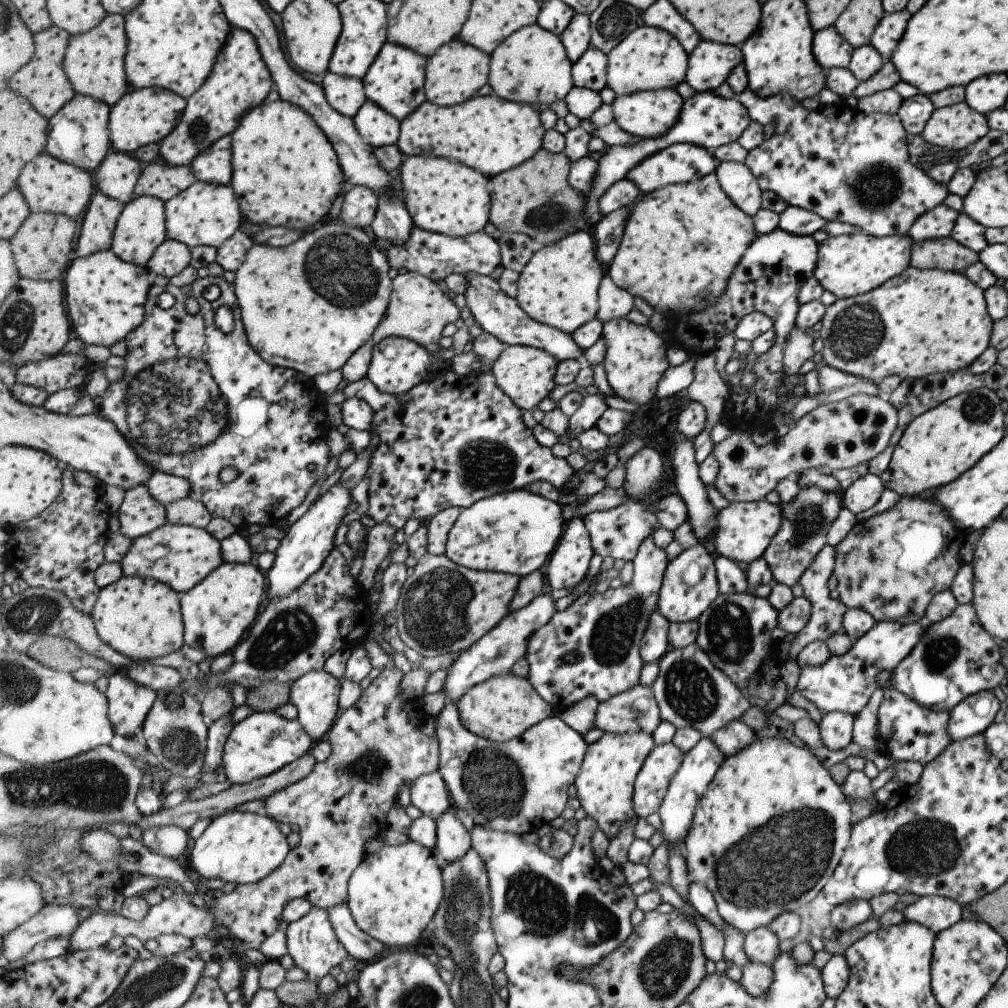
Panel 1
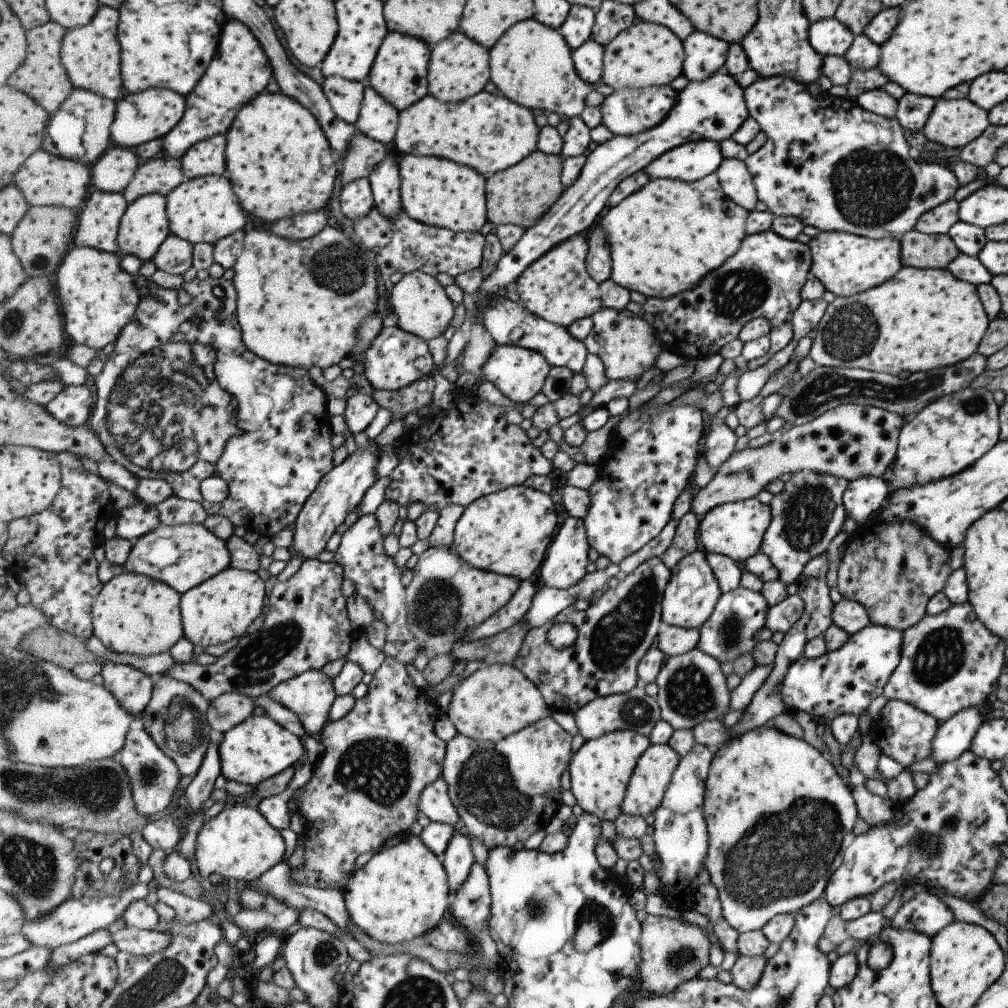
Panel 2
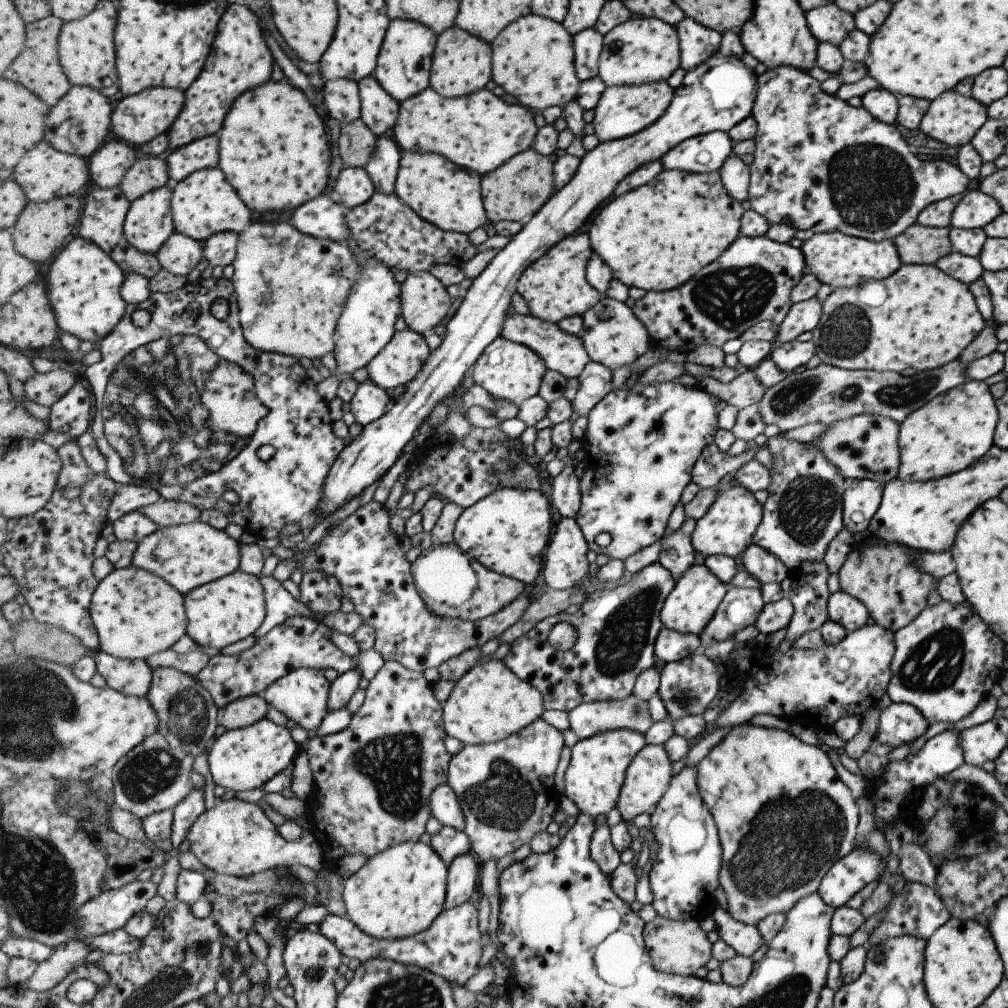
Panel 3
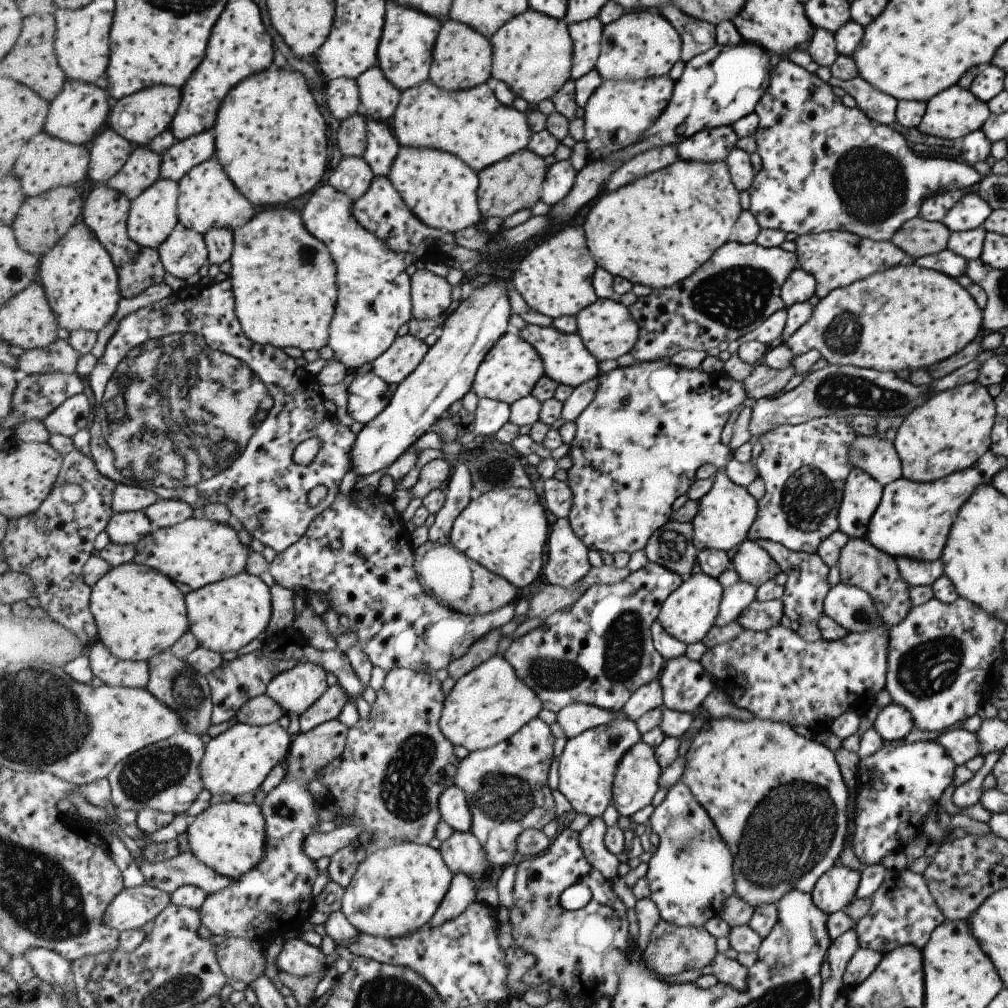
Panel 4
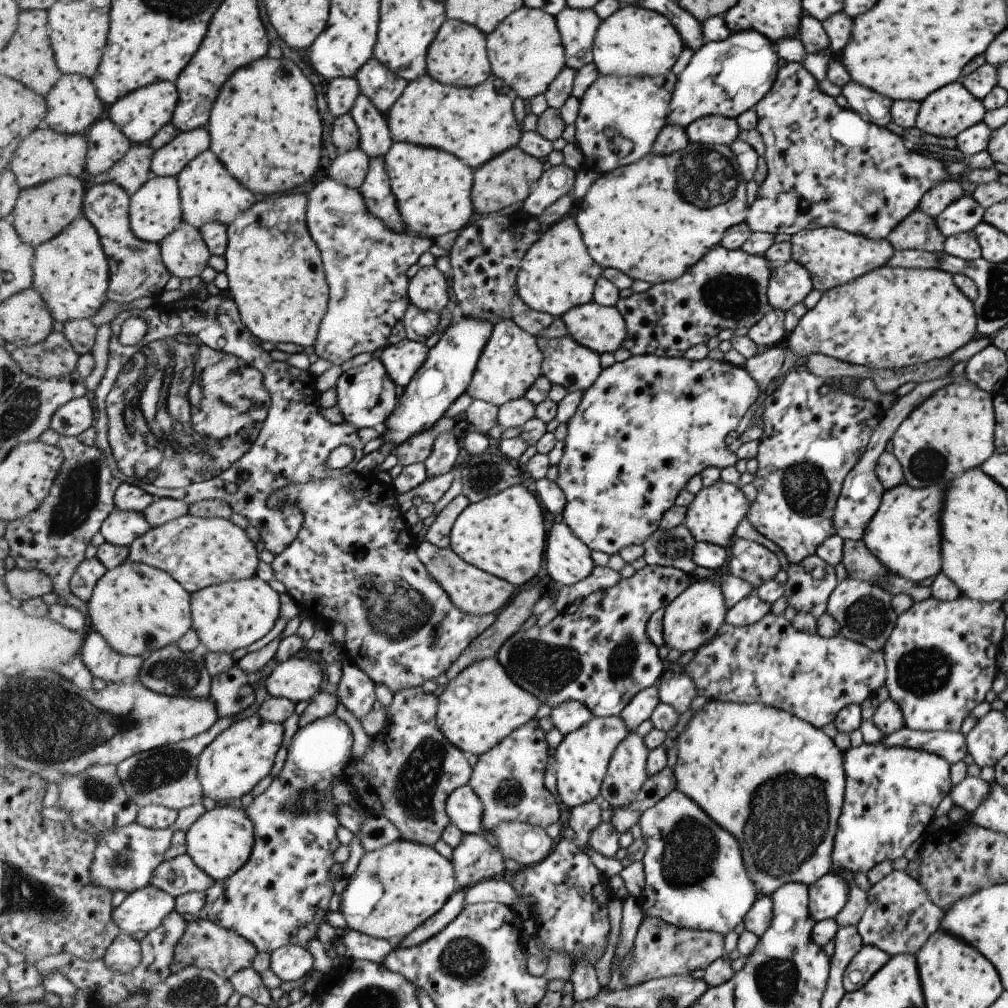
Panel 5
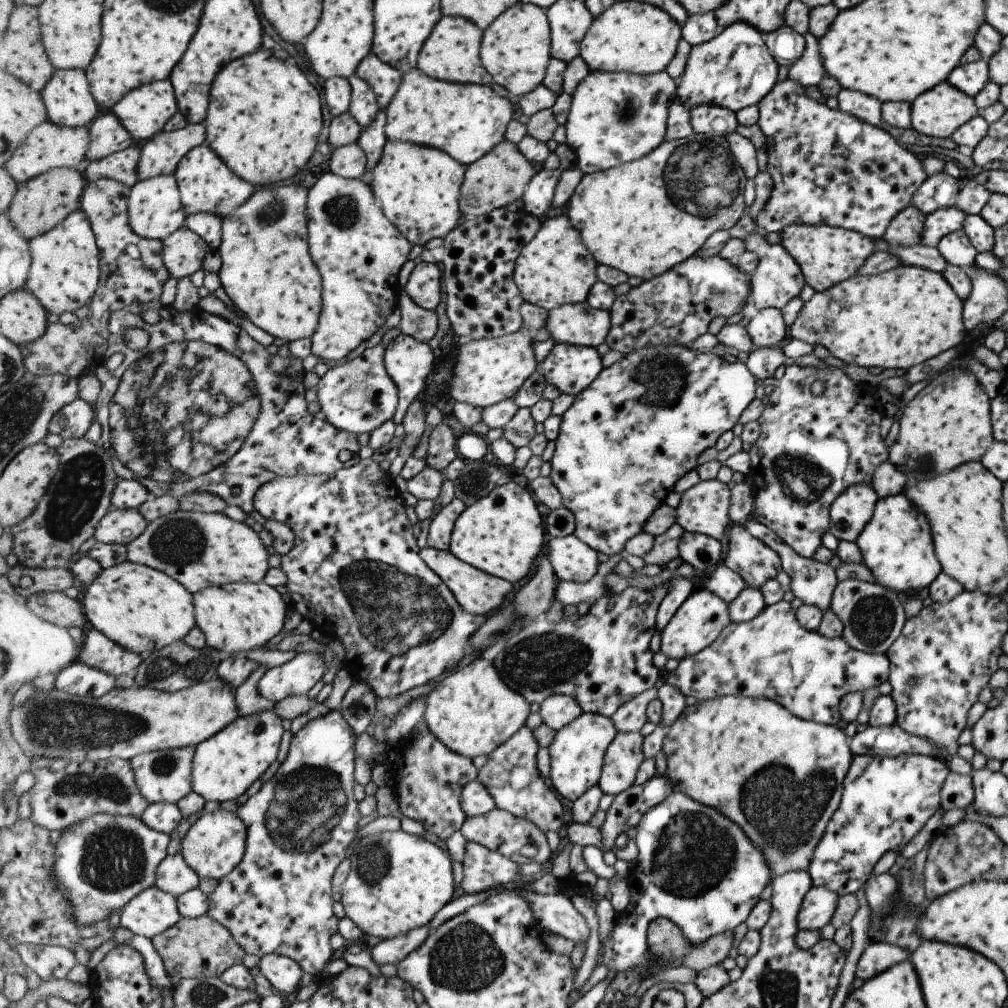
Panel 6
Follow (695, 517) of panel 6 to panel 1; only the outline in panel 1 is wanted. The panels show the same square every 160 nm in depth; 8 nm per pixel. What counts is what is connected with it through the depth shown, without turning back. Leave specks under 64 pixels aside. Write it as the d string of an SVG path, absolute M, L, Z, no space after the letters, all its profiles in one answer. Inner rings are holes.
M765 497L756 501L730 503L718 512L718 529L709 540L717 556L729 557L745 567L762 557L771 537L782 523L781 504L773 504Z

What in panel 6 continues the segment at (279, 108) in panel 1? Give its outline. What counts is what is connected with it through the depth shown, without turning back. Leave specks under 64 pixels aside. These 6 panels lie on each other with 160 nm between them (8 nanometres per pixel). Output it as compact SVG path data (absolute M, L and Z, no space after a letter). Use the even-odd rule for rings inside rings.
M259 50L259 54L231 62L219 82L215 82L215 100L203 124L206 126L207 143L243 180L256 188L283 182L297 176L314 156L322 136L324 114L321 98L307 76L301 72L297 60L285 50Z

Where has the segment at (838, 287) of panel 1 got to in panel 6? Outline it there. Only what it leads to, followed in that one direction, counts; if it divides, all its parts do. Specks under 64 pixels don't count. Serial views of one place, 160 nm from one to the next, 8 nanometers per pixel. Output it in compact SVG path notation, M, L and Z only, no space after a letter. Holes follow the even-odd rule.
M787 225L781 232L780 245L791 255L801 269L804 281L814 292L824 291L833 285L855 276L858 268L875 251L883 247L881 242L861 233L827 225Z

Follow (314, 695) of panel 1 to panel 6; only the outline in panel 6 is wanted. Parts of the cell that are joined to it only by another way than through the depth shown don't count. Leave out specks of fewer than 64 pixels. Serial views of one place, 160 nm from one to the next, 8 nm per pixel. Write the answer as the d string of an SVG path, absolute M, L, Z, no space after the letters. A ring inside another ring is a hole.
M319 650L297 654L281 666L268 669L259 680L259 692L275 703L293 695L305 695L327 672Z

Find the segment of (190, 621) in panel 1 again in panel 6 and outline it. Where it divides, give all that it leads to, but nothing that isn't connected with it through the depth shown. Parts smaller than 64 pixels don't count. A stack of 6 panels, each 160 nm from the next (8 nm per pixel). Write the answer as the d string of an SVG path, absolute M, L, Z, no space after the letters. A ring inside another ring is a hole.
M242 582L210 586L194 594L197 626L203 630L208 647L226 655L245 653L263 647L283 631L288 605L274 586L261 582Z

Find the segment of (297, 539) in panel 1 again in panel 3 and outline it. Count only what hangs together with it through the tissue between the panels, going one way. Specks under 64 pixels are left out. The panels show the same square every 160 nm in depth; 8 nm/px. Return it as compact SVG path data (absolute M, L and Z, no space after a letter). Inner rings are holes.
M717 54L685 74L670 108L657 122L633 136L602 141L597 148L587 152L581 158L573 180L557 190L555 196L497 252L483 274L472 281L458 310L447 323L441 346L430 354L422 372L405 387L404 394L391 403L378 421L363 428L339 455L324 482L322 501L318 502L318 514L322 517L319 520L331 516L381 480L399 460L407 442L419 433L433 409L461 386L463 378L474 368L487 346L502 336L506 314L518 292L519 279L531 265L563 239L579 232L631 173L646 164L661 161L671 149L690 138L713 131L728 133L741 124L750 115L756 90L757 76L741 58Z

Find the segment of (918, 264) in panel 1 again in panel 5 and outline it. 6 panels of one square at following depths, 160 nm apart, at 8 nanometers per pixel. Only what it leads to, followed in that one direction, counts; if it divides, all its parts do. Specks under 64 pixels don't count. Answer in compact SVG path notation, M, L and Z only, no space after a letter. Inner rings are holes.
M918 208L911 211L886 236L895 251L919 249L932 253L943 252L944 238L934 219Z

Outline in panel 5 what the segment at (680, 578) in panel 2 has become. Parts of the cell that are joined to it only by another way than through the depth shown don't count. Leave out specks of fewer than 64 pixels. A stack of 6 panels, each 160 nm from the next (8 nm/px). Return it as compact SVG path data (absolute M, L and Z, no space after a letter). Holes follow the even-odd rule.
M712 578L694 580L682 595L679 595L666 608L664 616L664 637L667 646L680 652L698 650L711 638L718 636L726 623L729 608L720 583L714 584Z

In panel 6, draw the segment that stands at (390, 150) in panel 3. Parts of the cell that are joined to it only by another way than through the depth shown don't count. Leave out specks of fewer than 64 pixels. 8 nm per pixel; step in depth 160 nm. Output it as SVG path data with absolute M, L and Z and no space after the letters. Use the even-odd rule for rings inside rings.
M355 74L348 78L354 88L354 96L350 106L350 113L360 122L363 129L369 129L384 111L378 103L378 95L368 82Z

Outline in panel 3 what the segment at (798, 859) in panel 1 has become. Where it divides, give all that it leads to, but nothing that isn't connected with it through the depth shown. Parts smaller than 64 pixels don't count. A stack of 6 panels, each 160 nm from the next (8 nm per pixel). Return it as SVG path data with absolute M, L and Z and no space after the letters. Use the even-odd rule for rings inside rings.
M745 724L733 728L732 732L724 737L721 744L717 745L701 764L698 764L698 787L704 801L711 809L722 839L725 865L720 874L720 886L727 895L728 912L735 920L755 927L768 914L786 913L793 909L800 899L816 892L820 880L825 876L827 870L855 846L857 805L851 797L849 788L837 777L835 769L827 759L825 750L823 747L803 743L787 731Z

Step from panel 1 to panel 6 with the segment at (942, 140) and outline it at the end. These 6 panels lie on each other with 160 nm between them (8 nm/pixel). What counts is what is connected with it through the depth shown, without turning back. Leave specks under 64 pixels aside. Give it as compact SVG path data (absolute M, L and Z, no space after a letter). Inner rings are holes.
M947 81L926 90L910 102L910 127L919 134L947 138L956 128L978 114L974 100L951 86Z

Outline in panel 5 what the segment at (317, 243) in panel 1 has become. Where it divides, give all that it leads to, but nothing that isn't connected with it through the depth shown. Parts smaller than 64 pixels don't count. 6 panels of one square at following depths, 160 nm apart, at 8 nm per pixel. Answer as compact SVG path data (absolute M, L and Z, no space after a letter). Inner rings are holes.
M291 192L277 196L264 197L265 200L259 200L245 213L237 217L230 225L228 225L228 249L224 254L224 258L227 262L227 268L225 273L229 280L228 290L231 296L235 299L237 306L239 307L244 325L262 342L270 342L271 344L279 344L283 342L287 344L292 342L299 344L302 347L315 346L318 341L318 334L322 326L323 319L326 317L330 308L330 282L326 274L326 268L324 266L324 260L322 259L322 250L318 247L315 239L311 236L310 227L308 226L308 206L309 198L308 195L297 194Z

